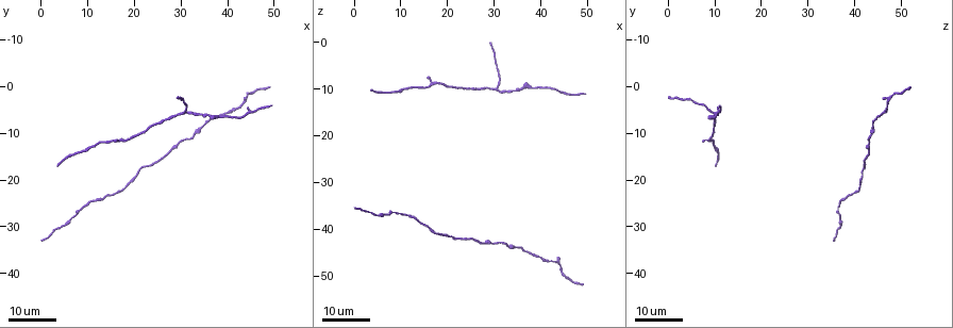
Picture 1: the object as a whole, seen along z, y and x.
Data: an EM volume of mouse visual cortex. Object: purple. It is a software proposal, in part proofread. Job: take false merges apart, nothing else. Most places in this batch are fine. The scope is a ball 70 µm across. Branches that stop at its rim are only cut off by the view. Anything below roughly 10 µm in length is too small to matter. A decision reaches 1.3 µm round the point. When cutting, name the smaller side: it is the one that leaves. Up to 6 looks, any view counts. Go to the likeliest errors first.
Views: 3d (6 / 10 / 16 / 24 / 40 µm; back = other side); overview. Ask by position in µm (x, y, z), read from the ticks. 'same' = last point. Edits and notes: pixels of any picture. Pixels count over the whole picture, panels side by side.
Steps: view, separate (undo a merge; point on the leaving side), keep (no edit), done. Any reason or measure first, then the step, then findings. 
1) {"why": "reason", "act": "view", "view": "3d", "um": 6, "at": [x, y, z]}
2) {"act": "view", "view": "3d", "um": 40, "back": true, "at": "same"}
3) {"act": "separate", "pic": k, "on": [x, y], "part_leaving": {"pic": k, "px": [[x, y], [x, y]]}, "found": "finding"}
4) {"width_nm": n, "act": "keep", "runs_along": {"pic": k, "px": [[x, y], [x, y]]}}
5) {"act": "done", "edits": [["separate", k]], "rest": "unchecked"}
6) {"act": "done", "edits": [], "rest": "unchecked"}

{"act": "view", "view": "3d", "um": 16, "at": [9.5, 25.5, 36.5]}

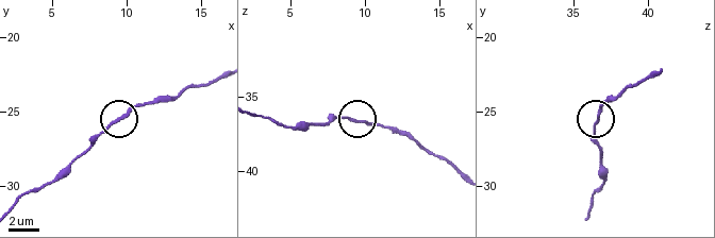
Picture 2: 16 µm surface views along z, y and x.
{"why": "closer look", "act": "view", "view": "3d", "um": 10, "at": [8.8, 26.0, 36.4]}

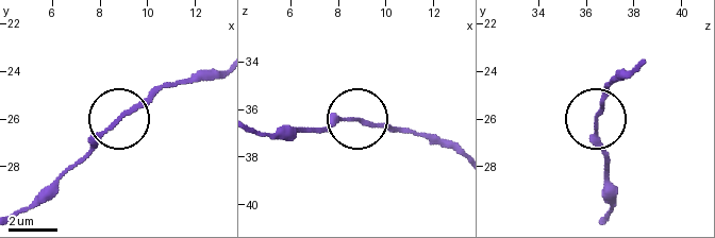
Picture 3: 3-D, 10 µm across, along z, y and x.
{"act": "view", "view": "3d", "um": 10, "back": true, "at": [9.0, 25.8, 36.5]}

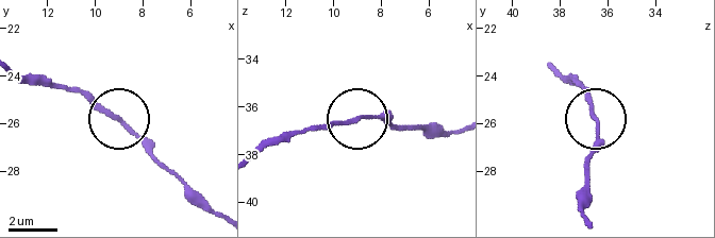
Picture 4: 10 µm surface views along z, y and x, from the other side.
{"act": "keep", "runs_along": {"pic": 4, "px": [[120, 117], [70, 88]]}, "found": "one cell here"}

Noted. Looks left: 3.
{"why": "calibre changes", "act": "view", "view": "3d", "um": 16, "at": [38.0, 6.5, 9.5]}

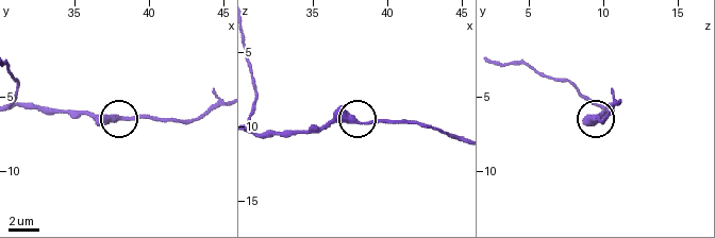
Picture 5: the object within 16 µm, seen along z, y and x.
{"act": "view", "view": "3d", "um": 10, "at": [38.0, 6.6, 9.6]}

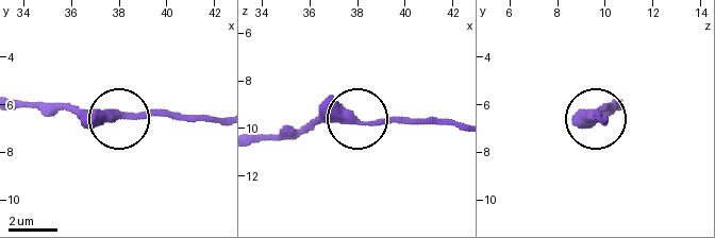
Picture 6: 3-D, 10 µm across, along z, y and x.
{"act": "keep", "runs_along": {"pic": 6, "px": [[21, 101], [70, 104], [101, 117], [202, 117]]}, "found": "continuous, no second cell"}

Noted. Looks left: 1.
{"act": "done", "edits": [], "rest": "unchecked"}

